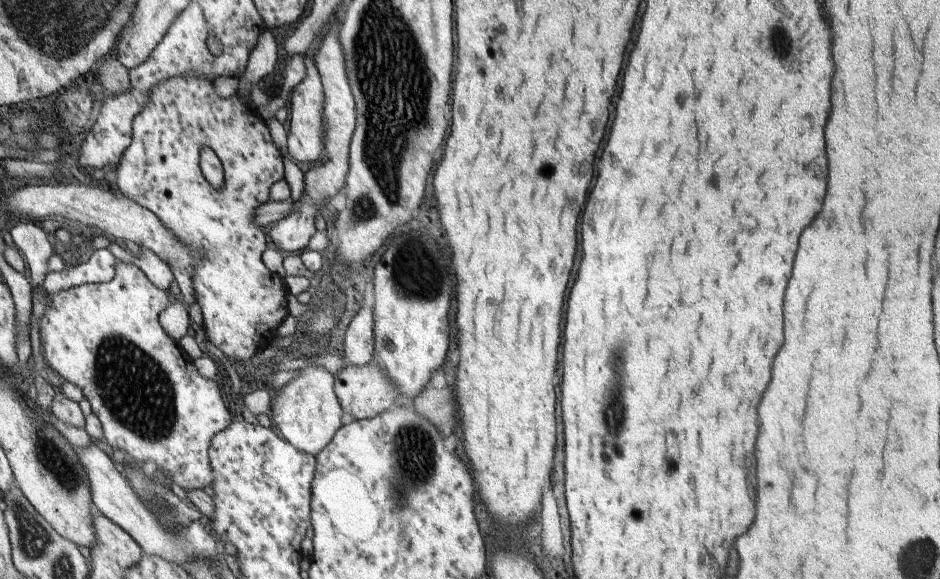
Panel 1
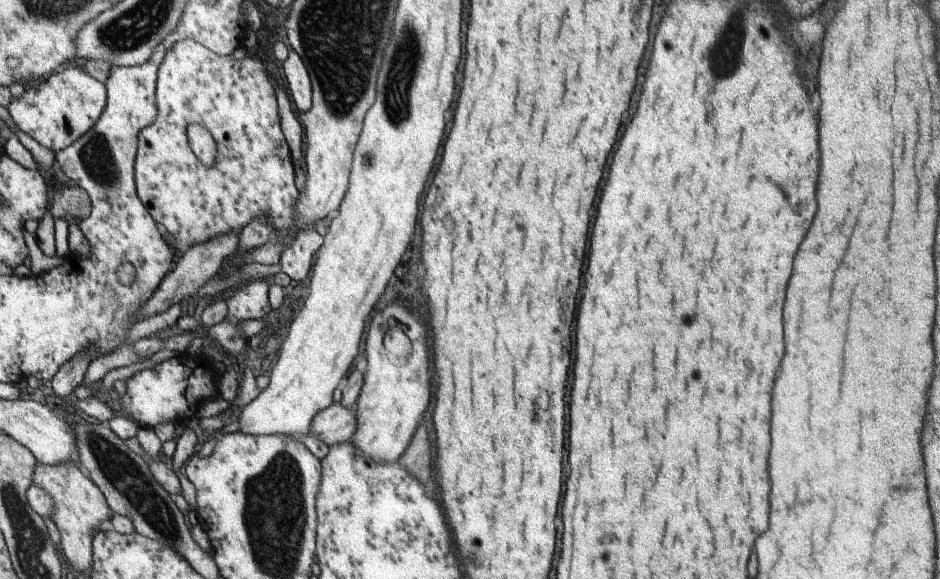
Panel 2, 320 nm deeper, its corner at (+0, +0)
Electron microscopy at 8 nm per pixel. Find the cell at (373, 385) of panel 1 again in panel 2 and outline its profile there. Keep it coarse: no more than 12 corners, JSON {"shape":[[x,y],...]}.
{"shape":[[338,402],[316,414],[310,432],[330,447],[351,441],[355,410]]}

